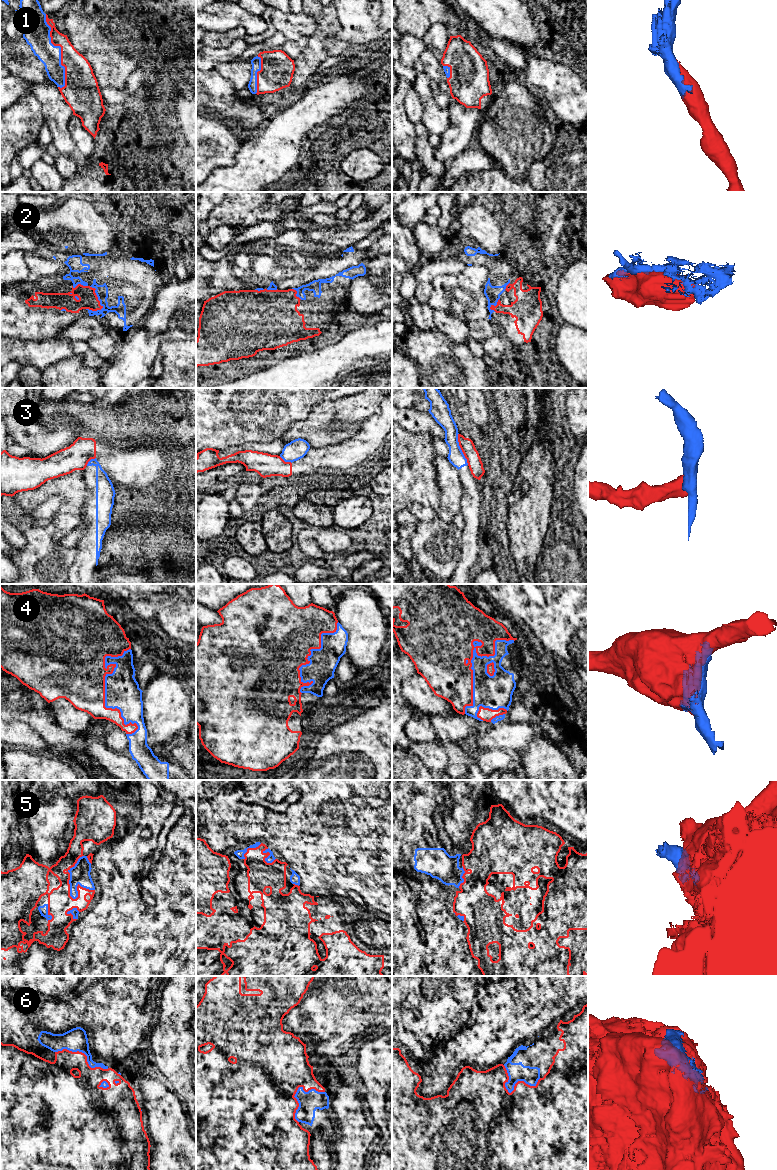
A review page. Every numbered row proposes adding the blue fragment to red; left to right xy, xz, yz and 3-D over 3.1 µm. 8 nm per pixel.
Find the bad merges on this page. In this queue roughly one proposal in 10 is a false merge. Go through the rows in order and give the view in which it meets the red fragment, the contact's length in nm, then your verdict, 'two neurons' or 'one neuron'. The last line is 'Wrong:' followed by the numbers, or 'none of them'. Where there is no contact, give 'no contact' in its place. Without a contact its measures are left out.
1: meets red in xy; contact 600 nm long; one neuron
2: meets red in xy; contact 220 nm long; one neuron
3: meets red in yz; contact 260 nm long; two neurons
4: meets red in xy; contact 700 nm long; one neuron
5: meets red in xy; contact 360 nm long; one neuron
6: meets red in yz; contact 320 nm long; one neuron
Wrong: 3

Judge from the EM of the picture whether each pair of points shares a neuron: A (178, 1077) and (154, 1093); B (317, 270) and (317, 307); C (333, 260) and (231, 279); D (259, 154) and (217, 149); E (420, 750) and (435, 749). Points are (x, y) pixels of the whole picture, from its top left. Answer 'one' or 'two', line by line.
A: two
B: two
C: one
D: two
E: one

